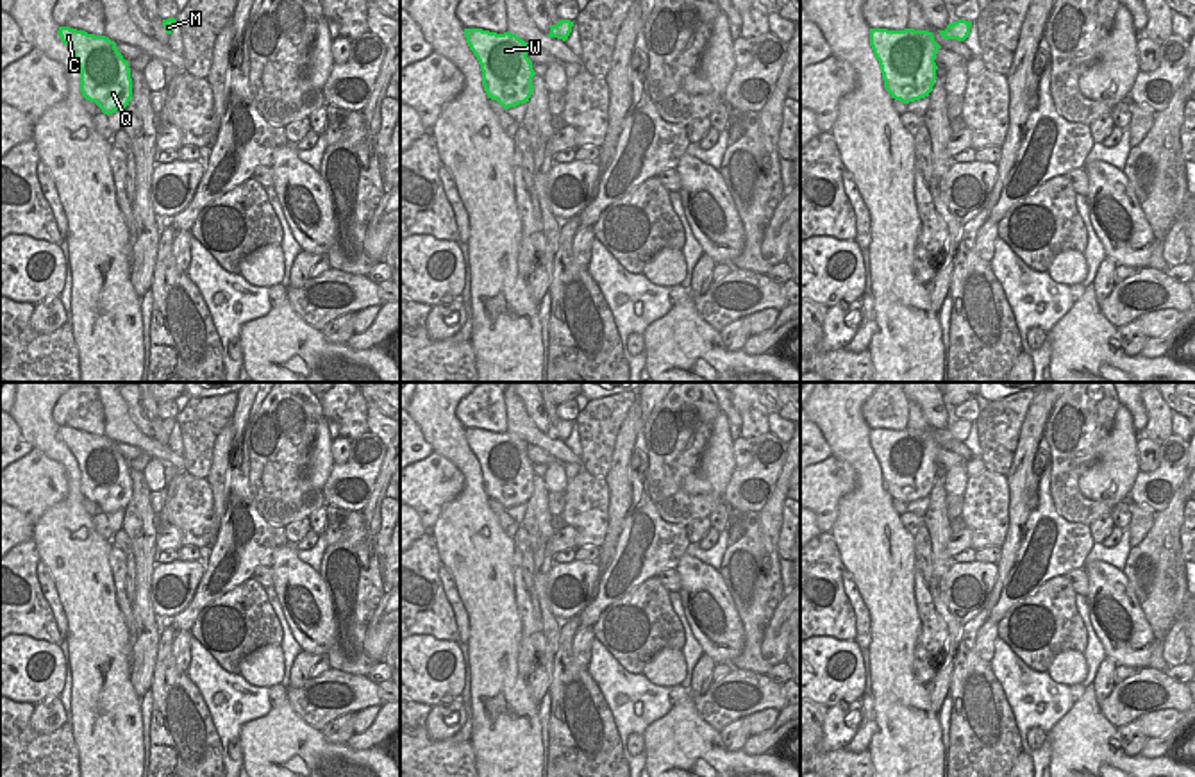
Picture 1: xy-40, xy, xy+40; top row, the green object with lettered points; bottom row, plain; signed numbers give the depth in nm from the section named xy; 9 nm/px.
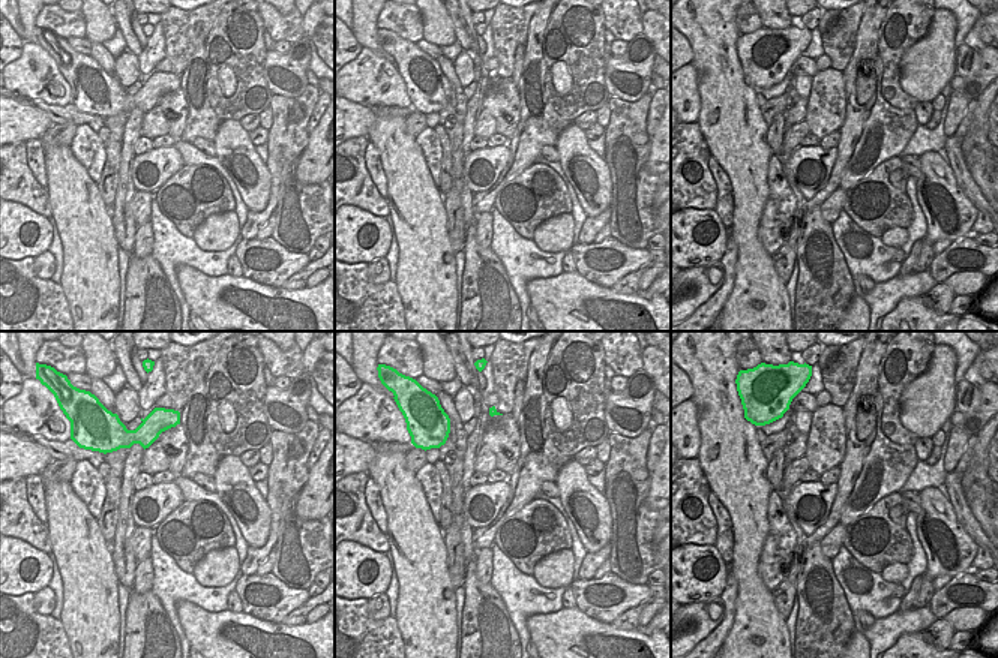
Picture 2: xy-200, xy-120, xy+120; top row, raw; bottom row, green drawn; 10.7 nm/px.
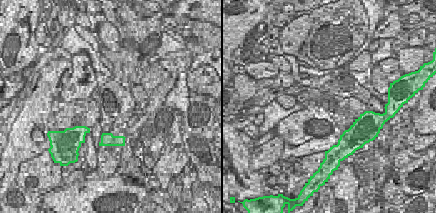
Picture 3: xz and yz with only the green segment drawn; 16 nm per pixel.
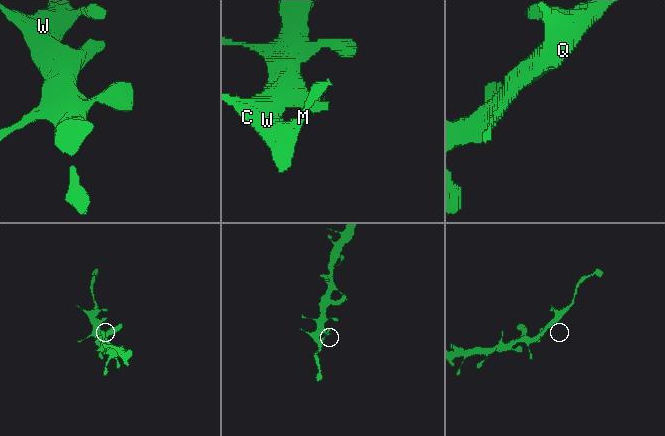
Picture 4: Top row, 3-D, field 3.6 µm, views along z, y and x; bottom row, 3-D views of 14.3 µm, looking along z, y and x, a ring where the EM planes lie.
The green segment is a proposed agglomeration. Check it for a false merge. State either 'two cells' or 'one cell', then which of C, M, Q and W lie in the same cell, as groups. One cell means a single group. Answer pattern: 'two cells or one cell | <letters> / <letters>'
one cell | C M Q W

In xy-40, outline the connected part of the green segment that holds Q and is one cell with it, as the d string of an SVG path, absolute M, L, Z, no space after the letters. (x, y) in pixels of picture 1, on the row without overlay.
M59 427L57 434L77 459L82 497L95 502L104 514L125 509L132 498L132 479L129 461L116 443L70 427Z

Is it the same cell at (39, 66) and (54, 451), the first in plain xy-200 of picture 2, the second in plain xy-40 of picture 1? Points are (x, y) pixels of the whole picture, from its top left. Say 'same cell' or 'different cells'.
different cells

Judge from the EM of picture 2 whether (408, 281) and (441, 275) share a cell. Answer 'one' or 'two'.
one

